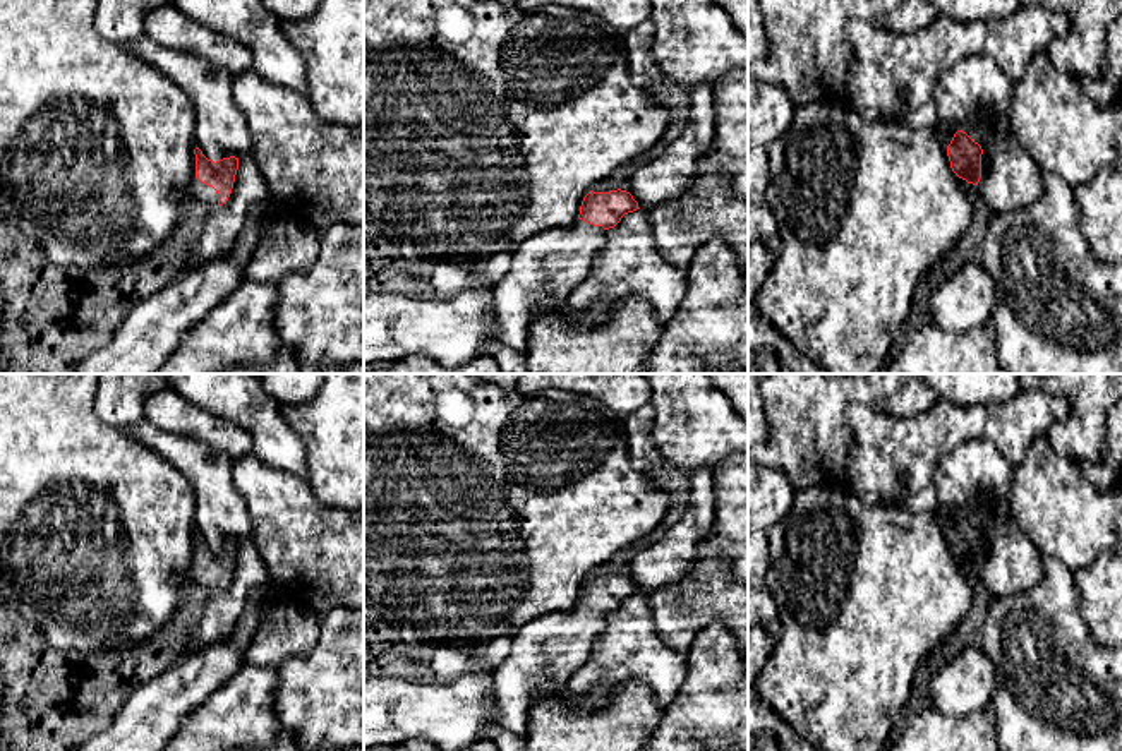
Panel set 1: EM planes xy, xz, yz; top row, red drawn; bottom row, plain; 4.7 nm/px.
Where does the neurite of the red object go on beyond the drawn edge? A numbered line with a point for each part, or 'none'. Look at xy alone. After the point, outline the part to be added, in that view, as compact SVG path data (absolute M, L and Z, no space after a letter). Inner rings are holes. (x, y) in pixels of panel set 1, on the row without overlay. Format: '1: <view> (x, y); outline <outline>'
1: xy (198, 576); outline M196 561L187 569L187 581L192 586L202 588L216 588L218 590L218 578L213 571L201 568Z

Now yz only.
1: yz (1011, 563); outline M992 530L976 571L986 593L1005 597L1029 590L1041 581L1043 561L1022 532Z

